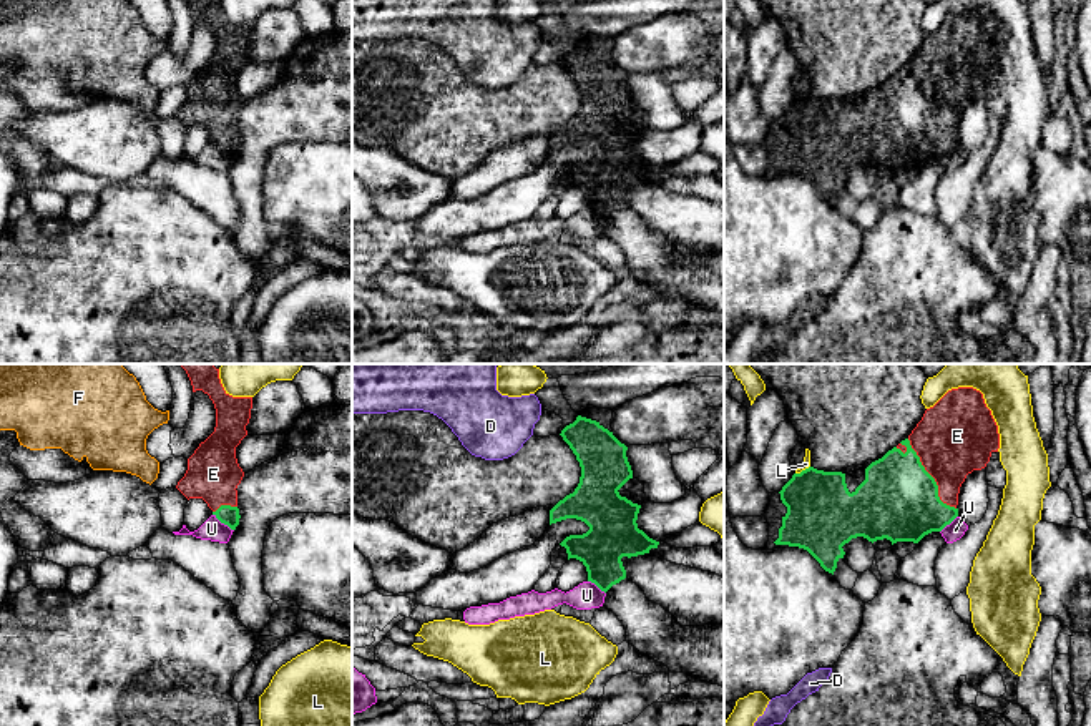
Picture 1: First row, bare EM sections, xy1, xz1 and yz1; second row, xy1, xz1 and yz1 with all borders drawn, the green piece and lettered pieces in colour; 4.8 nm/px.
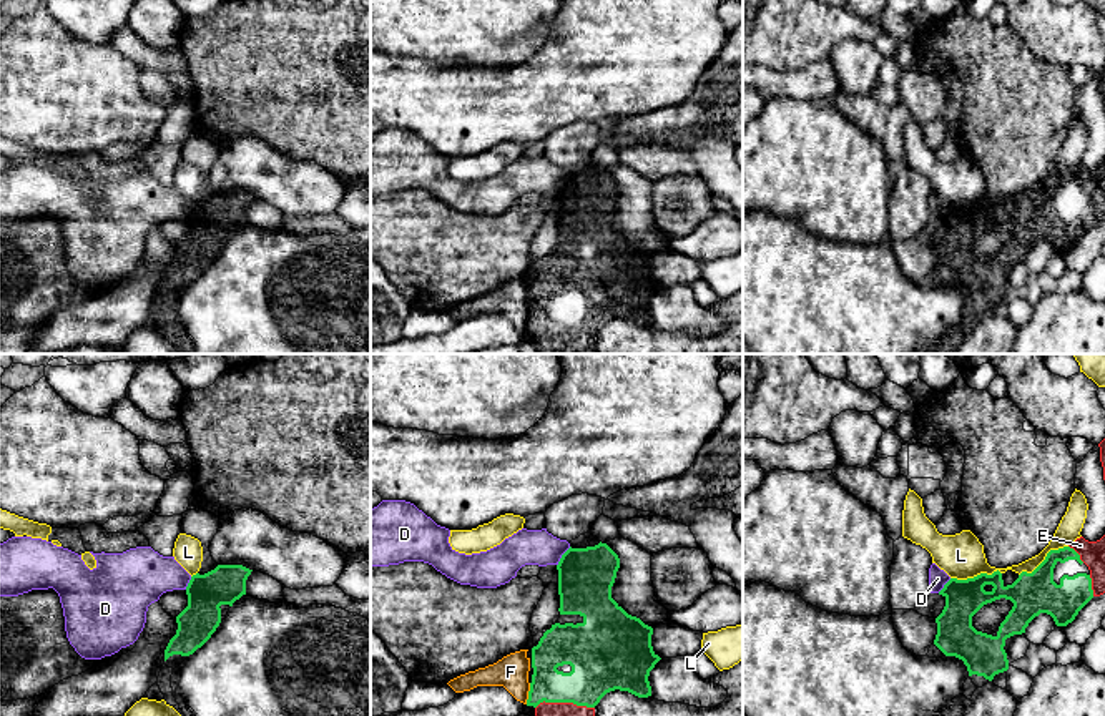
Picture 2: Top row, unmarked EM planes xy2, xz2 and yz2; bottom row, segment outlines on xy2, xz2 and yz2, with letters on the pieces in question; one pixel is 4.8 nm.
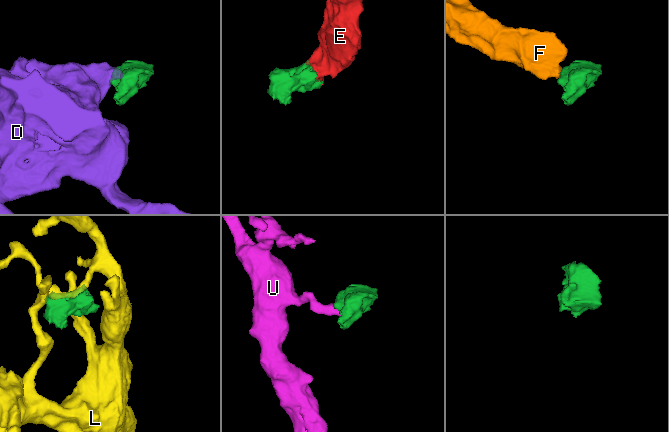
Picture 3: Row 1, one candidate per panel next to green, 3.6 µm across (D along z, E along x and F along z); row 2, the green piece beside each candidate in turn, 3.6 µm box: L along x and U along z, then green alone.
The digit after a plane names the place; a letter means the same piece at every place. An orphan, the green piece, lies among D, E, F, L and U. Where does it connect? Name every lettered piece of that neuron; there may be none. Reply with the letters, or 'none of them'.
E

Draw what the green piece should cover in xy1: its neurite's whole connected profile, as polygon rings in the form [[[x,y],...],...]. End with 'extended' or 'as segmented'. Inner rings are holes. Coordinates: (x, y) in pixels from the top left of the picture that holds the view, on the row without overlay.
[[[186,0],[193,20],[203,18],[216,37],[214,60],[188,86],[188,98],[176,116],[189,126],[203,126],[213,143],[231,158],[239,153],[237,113],[244,100],[236,75],[247,63],[252,25],[229,23],[219,0]]]; extended

